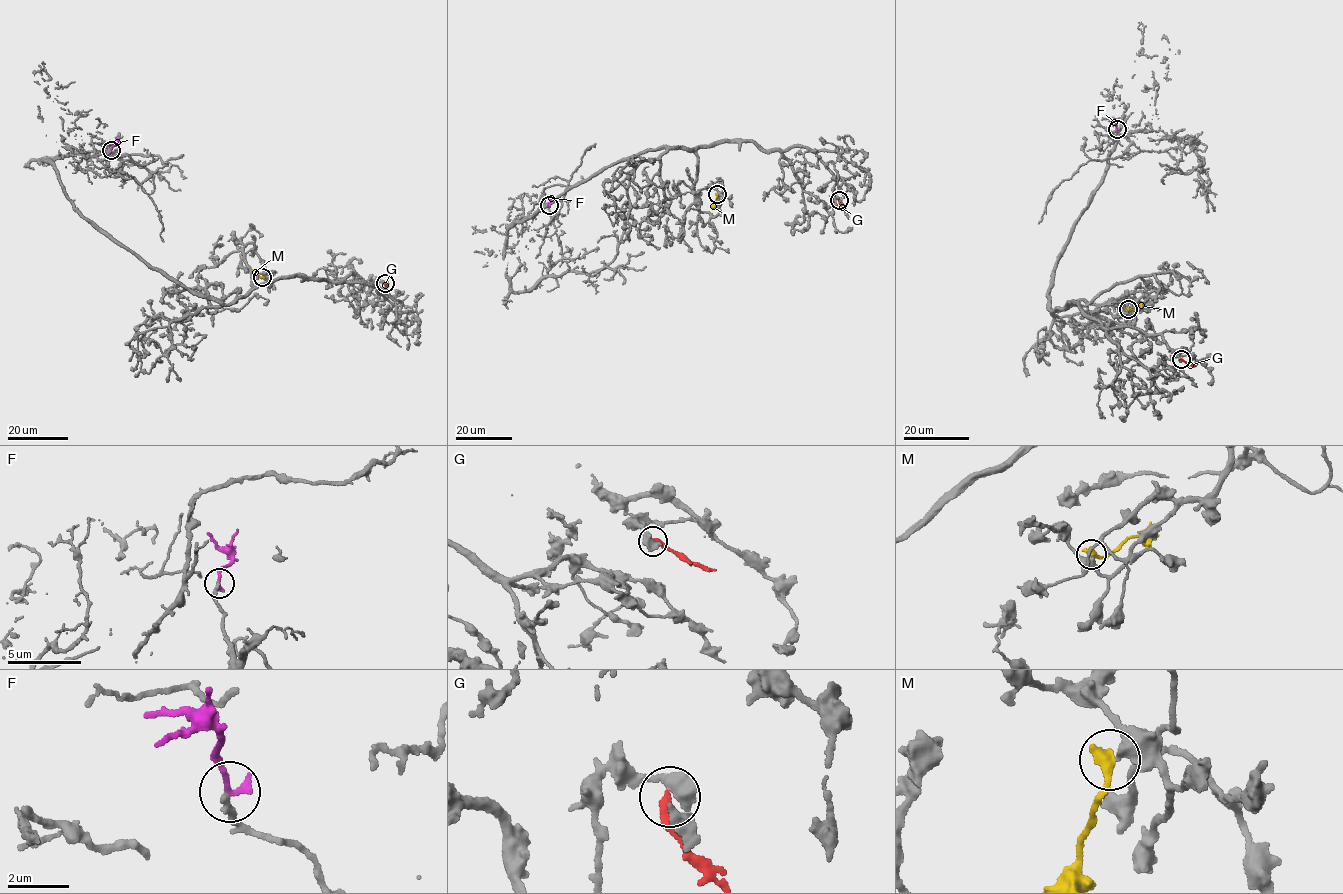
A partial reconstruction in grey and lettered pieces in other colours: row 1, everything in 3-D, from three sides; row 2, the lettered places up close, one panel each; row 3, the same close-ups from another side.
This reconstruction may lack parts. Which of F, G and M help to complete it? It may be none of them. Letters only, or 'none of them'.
F, M

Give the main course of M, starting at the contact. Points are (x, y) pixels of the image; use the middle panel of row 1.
M: (717, 194), (712, 209)

